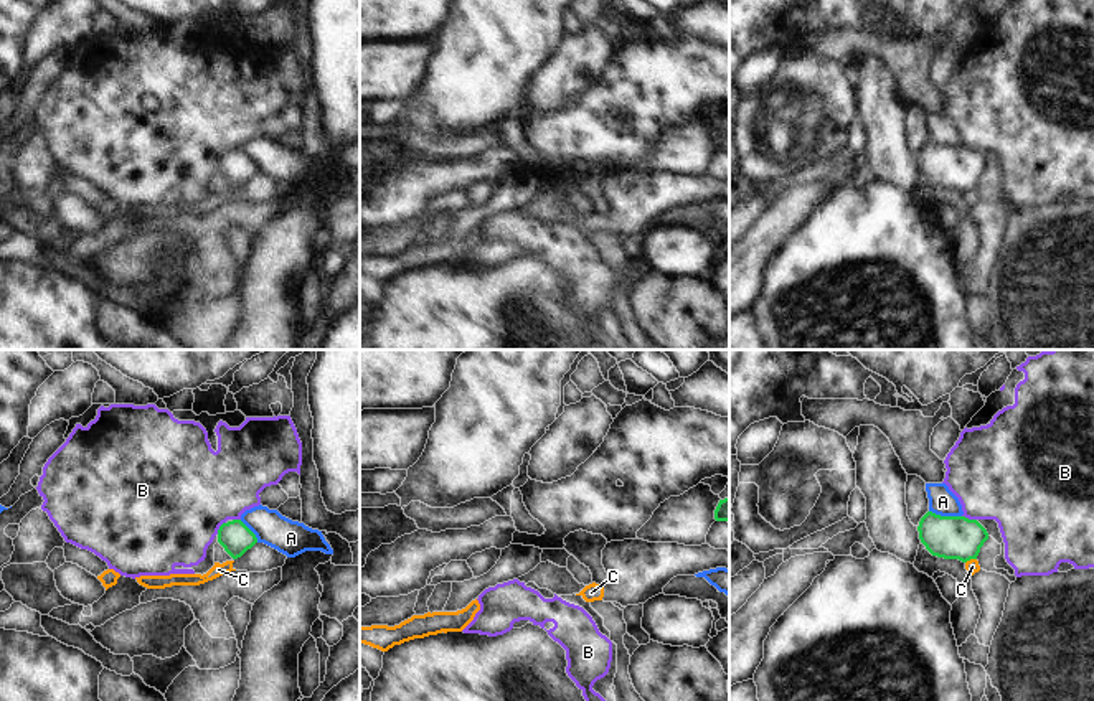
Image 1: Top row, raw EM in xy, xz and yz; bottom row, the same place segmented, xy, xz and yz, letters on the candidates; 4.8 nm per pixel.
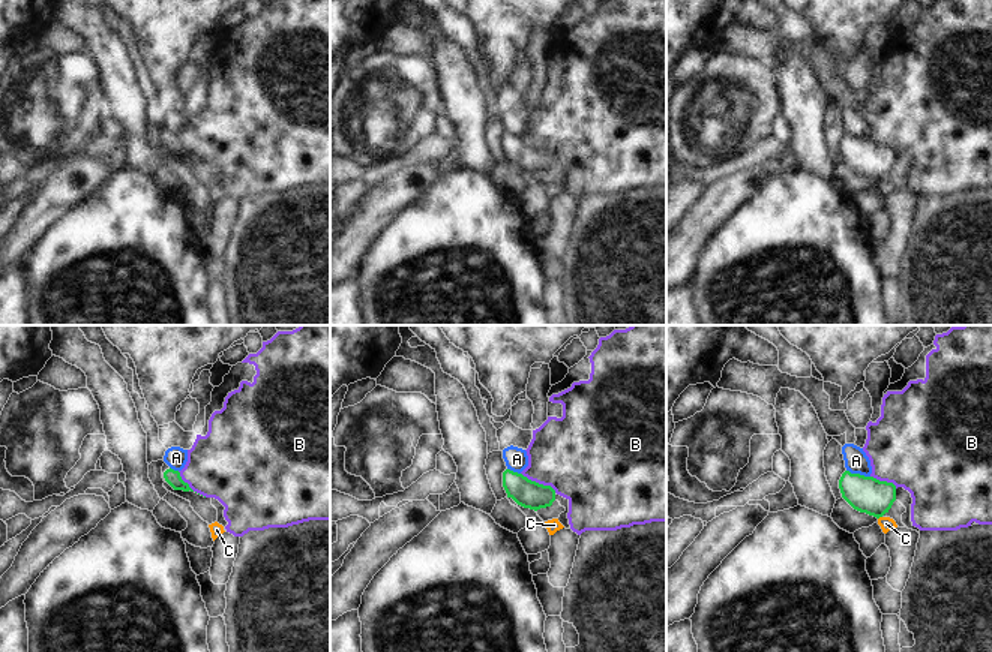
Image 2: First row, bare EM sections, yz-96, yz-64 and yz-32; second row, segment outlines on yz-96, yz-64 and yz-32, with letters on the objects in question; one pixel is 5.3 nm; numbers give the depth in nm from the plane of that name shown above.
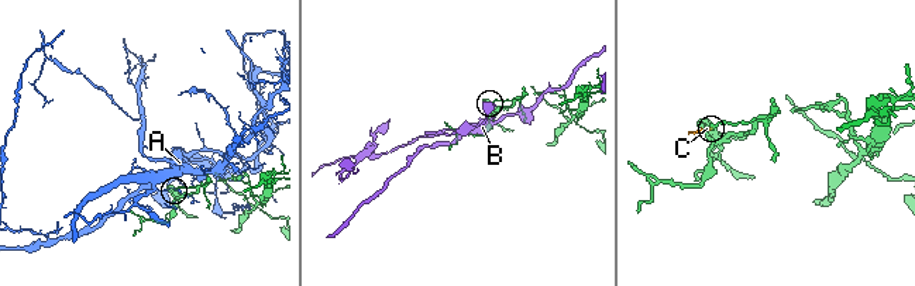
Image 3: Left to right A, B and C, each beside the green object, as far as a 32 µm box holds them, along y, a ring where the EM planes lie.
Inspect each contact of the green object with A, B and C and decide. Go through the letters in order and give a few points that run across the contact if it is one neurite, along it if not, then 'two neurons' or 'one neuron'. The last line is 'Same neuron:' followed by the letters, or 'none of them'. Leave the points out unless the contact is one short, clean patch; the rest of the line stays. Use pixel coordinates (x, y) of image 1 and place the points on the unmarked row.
A: two neurons
B: two neurons
C: yz (976, 188), (966, 193) | two neurons
Same neuron: none of them

